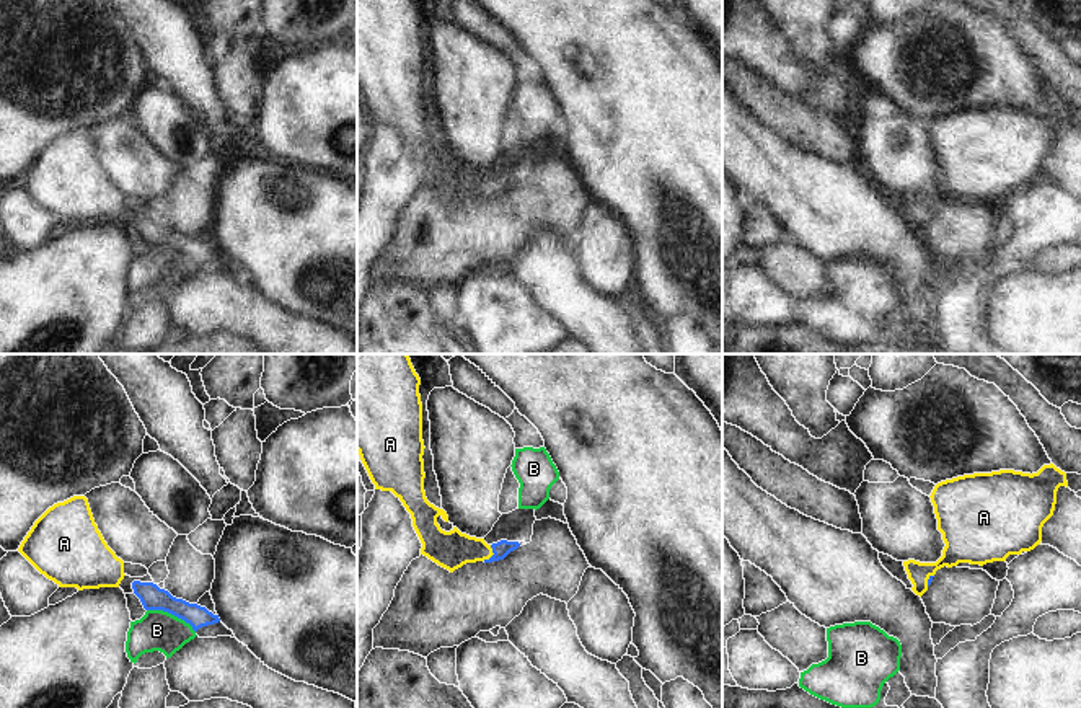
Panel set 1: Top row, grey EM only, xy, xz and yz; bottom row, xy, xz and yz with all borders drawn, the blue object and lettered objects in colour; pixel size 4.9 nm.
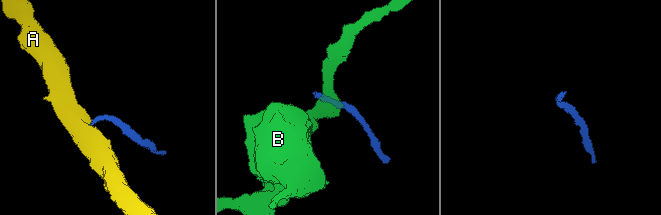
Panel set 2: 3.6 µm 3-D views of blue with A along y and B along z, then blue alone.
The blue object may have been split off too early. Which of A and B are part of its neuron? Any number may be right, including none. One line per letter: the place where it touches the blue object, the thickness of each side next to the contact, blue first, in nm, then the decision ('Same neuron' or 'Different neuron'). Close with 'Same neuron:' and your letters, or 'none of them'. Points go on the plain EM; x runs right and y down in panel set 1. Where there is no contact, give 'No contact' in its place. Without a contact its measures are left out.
A: Touches blue at xz (493, 190). Thickness 80 nm (blue) against 190 nm. Same neuron
B: Touches blue at xy (172, 248). Thickness 120 nm (blue) against 200 nm. Different neuron
Same neuron: A

